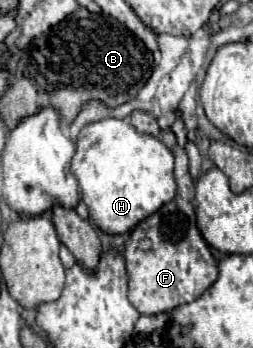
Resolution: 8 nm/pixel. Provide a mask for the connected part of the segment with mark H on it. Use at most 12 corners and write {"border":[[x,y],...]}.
{"border":[[128,120],[86,124],[72,174],[92,222],[130,232],[176,196],[174,154]]}

